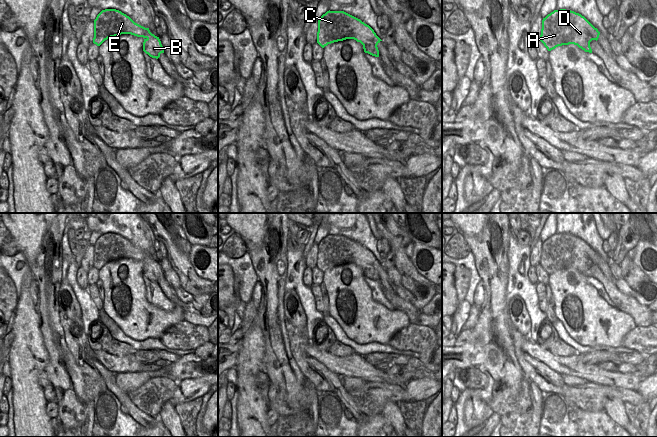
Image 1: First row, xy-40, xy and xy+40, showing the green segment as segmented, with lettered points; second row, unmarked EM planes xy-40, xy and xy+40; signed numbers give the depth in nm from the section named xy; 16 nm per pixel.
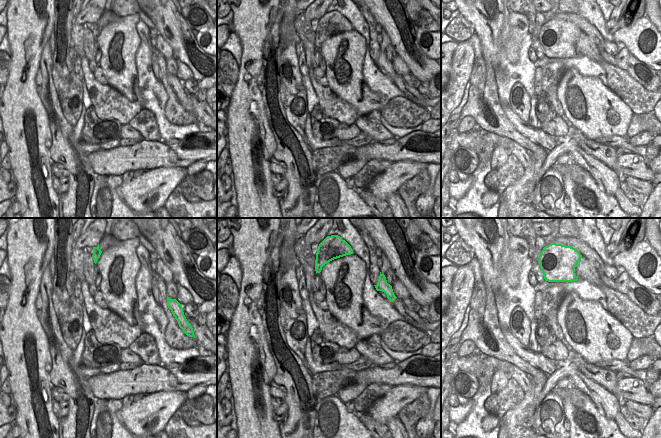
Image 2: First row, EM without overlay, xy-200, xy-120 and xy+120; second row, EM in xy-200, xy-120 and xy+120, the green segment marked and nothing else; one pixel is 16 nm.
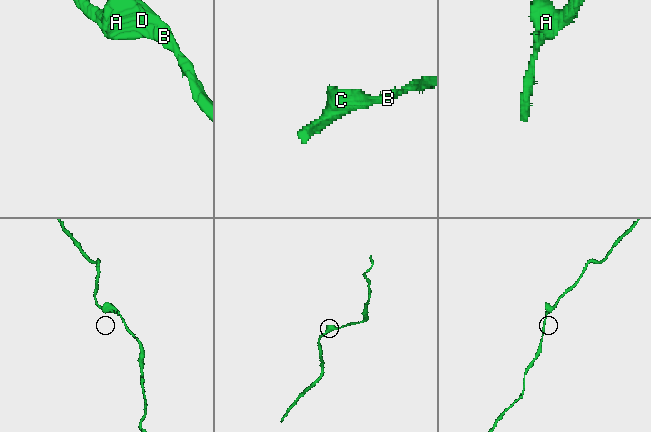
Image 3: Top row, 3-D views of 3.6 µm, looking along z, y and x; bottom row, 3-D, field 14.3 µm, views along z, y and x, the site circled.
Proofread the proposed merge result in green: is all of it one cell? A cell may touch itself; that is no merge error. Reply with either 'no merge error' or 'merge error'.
no merge error

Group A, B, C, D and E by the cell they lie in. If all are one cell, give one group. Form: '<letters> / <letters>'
A B C D E

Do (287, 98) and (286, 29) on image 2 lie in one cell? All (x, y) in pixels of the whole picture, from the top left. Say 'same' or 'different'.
different

